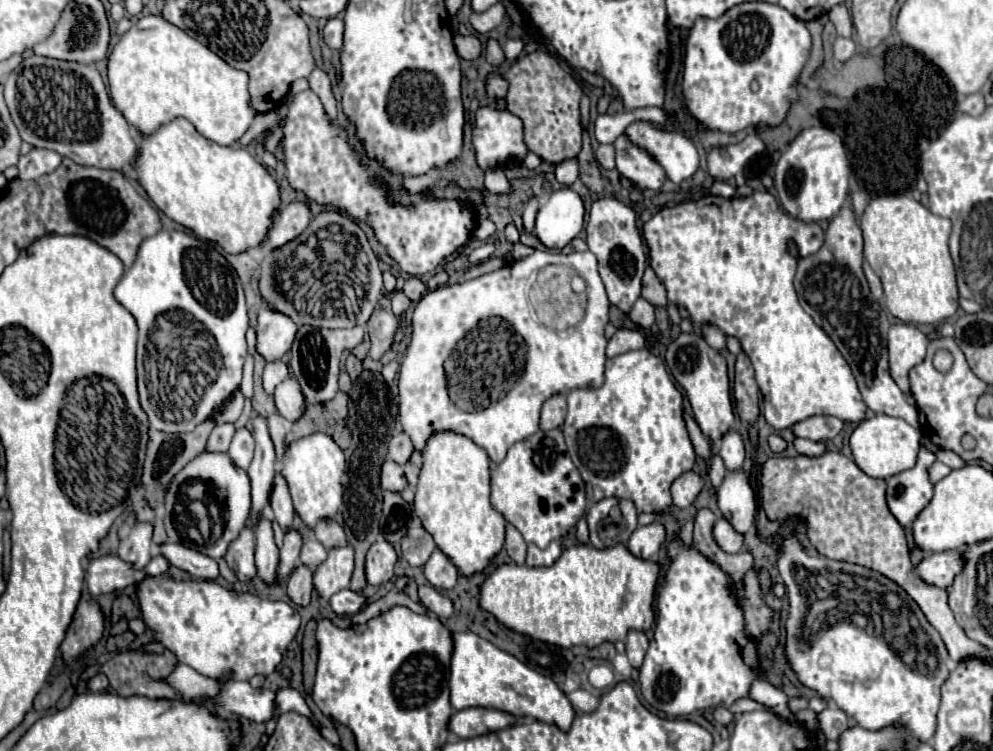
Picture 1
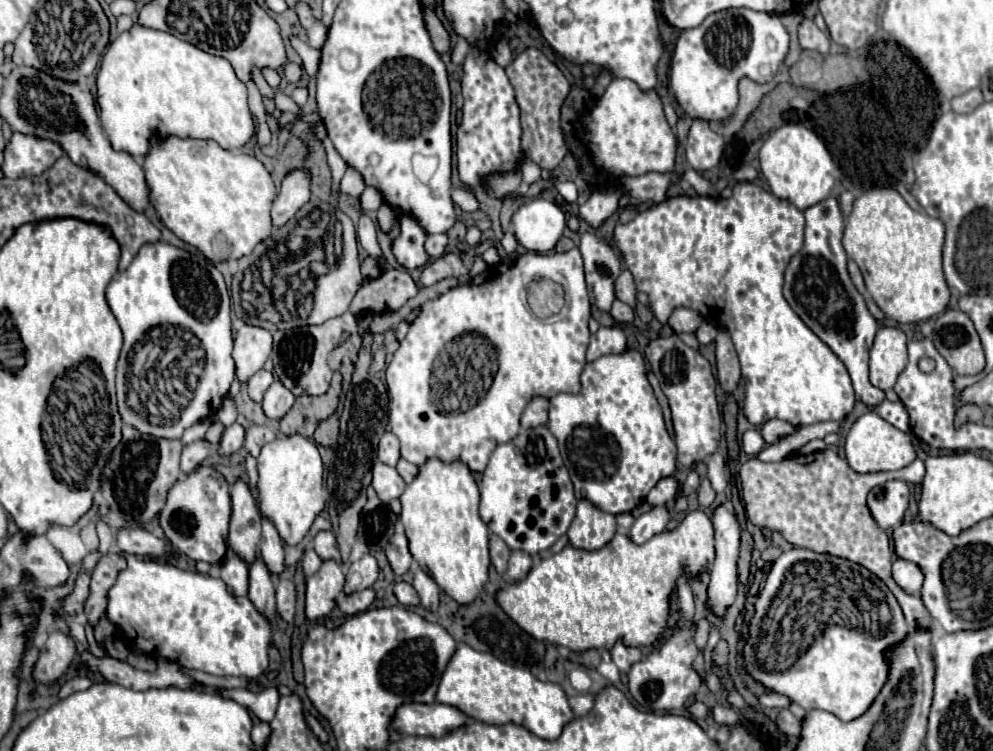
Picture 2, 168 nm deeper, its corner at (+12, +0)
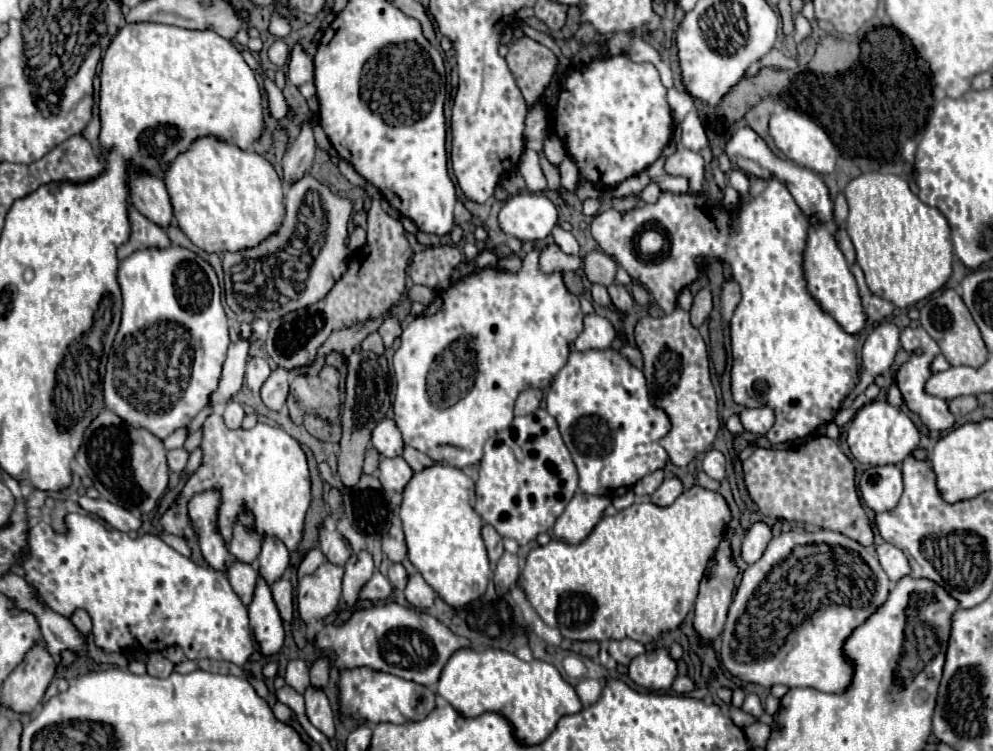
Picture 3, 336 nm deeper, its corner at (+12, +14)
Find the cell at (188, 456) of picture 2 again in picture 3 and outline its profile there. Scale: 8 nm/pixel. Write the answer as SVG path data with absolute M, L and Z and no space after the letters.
M173 449L173 451L167 451L167 465L169 465L169 471L173 473L181 473L185 463L187 463L187 457L189 453L185 449Z

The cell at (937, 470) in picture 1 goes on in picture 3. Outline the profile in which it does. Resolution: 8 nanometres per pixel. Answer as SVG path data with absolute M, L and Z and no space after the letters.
M825 435L811 437L795 449L757 447L743 463L743 477L751 499L763 515L813 523L873 547L873 531L855 491L855 467L833 439Z

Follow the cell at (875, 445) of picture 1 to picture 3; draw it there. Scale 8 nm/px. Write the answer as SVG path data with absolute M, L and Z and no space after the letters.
M871 401L869 405L861 407L857 415L853 417L849 431L847 431L847 443L853 453L853 457L859 463L867 465L897 465L907 455L911 455L919 445L919 431L913 425L913 421L899 411L897 407L889 405L887 401Z

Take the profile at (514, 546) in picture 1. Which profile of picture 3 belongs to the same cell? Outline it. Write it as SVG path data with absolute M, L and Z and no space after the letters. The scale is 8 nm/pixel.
M483 525L481 537L483 537L483 541L485 541L485 547L487 547L487 553L489 553L491 567L495 567L497 561L499 561L499 557L503 555L503 541L501 541L499 533L497 533L491 525Z

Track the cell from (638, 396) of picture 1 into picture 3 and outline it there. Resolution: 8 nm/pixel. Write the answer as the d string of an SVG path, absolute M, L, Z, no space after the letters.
M571 351L565 367L555 375L545 395L547 411L557 419L563 441L571 451L573 463L579 471L579 489L589 495L625 495L641 477L663 469L667 463L667 451L659 439L667 435L671 423L667 415L649 403L645 377L617 351Z

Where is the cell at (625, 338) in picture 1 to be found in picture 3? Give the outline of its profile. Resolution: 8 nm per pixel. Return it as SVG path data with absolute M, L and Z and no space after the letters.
M591 313L591 315L585 315L585 319L583 319L583 331L573 341L573 347L577 351L607 349L613 339L615 339L613 325L605 317L599 317L597 313Z

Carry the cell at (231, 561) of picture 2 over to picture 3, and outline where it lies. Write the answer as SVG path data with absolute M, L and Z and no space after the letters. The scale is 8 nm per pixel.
M235 561L235 565L229 569L229 583L245 605L249 605L249 601L253 601L253 589L257 585L257 577L259 575L255 573L255 569L251 565L245 565L239 561Z

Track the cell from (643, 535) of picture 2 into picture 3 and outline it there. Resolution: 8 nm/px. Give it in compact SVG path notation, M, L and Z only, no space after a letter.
M667 477L667 479L661 483L661 487L651 495L651 501L653 501L655 505L665 507L665 505L671 505L681 493L683 493L683 483L681 483L681 479L679 479L679 477Z

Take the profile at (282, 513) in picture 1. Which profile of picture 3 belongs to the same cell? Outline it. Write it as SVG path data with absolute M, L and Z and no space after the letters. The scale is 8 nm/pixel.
M275 537L263 539L261 553L259 553L259 577L267 585L273 585L273 581L285 575L287 567L289 567L289 551L283 545L283 541Z

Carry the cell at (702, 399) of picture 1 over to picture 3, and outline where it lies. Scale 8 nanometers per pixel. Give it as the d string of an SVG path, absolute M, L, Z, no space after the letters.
M677 305L669 315L639 319L635 325L635 343L643 355L649 399L655 407L663 409L671 421L671 429L661 439L661 445L669 453L673 465L687 467L695 455L709 449L719 429L717 397L709 377L705 341L691 325L689 313Z

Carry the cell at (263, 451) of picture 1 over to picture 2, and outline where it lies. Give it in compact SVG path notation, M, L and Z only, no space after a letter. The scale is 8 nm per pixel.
M239 477L231 489L231 525L229 525L229 549L239 553L247 563L257 557L257 543L261 539L261 515L257 513L249 483Z

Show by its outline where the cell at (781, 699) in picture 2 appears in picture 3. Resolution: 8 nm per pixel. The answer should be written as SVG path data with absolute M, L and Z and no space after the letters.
M751 693L746 696L744 700L744 706L742 706L741 708L743 711L755 717L760 717L764 713L761 701L759 697L754 693Z

